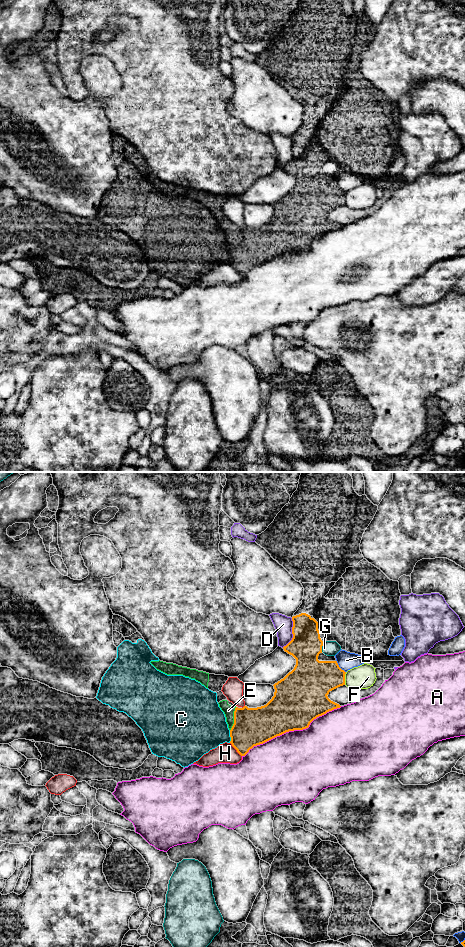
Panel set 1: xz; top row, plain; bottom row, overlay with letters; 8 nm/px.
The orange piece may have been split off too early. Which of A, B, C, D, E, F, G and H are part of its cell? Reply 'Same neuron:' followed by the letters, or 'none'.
Same neuron: E

